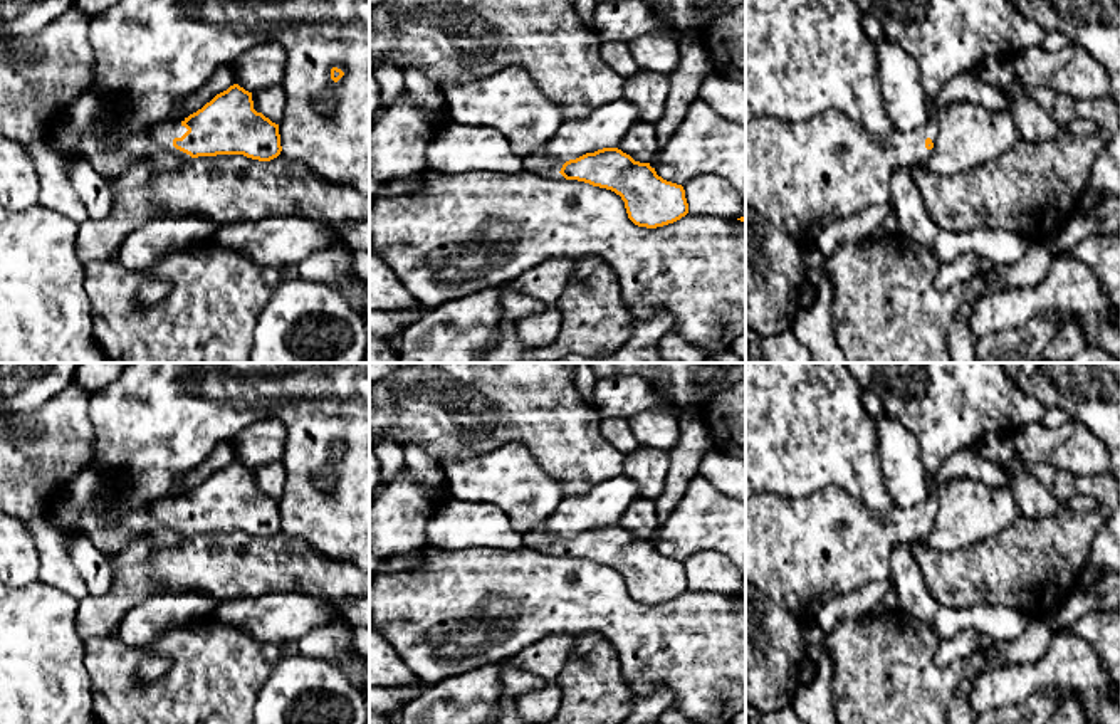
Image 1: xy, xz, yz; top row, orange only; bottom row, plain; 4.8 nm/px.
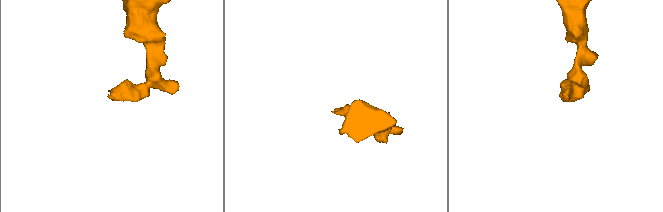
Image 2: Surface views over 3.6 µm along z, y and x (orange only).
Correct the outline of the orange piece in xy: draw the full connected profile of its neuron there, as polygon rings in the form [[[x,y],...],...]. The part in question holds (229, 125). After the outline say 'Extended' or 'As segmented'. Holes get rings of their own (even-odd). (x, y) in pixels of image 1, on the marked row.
[[[238,84],[217,94],[188,118],[168,118],[149,126],[151,138],[181,160],[243,155],[270,161],[282,151],[279,124],[254,109],[252,92]]]. Extended

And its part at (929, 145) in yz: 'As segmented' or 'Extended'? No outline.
Extended

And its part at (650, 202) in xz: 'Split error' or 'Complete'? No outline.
Split error

